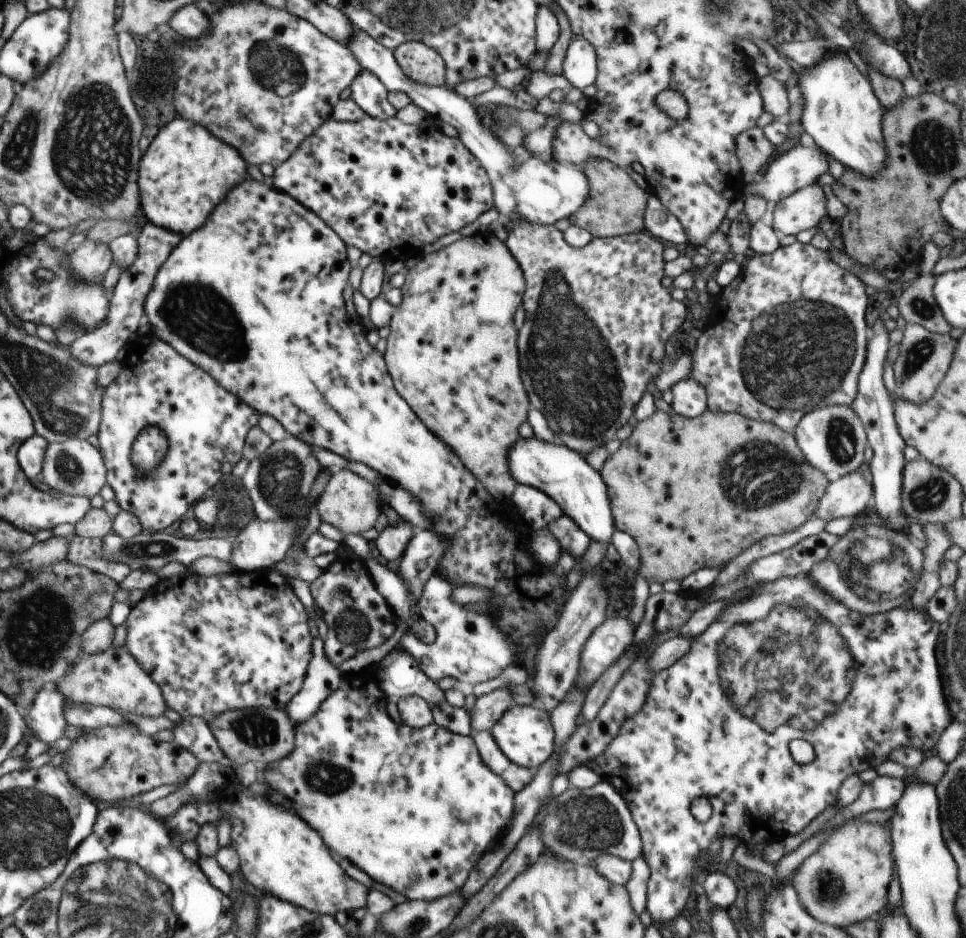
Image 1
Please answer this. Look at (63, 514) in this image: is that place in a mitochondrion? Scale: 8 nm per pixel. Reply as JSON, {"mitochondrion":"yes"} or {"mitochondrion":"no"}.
{"mitochondrion":"no"}

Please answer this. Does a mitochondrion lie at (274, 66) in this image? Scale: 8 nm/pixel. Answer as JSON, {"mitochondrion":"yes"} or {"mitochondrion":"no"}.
{"mitochondrion":"yes"}

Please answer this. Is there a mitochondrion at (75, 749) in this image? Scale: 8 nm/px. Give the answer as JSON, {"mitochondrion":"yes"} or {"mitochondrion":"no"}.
{"mitochondrion":"no"}

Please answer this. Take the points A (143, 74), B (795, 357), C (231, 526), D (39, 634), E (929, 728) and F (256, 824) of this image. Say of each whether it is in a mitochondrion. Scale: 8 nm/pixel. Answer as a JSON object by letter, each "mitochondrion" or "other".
{"A":"mitochondrion","B":"mitochondrion","C":"other","D":"mitochondrion","E":"other","F":"other"}

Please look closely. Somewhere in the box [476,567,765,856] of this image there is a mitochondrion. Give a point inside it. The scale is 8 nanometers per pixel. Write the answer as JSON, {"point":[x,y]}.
{"point":[590,822]}

